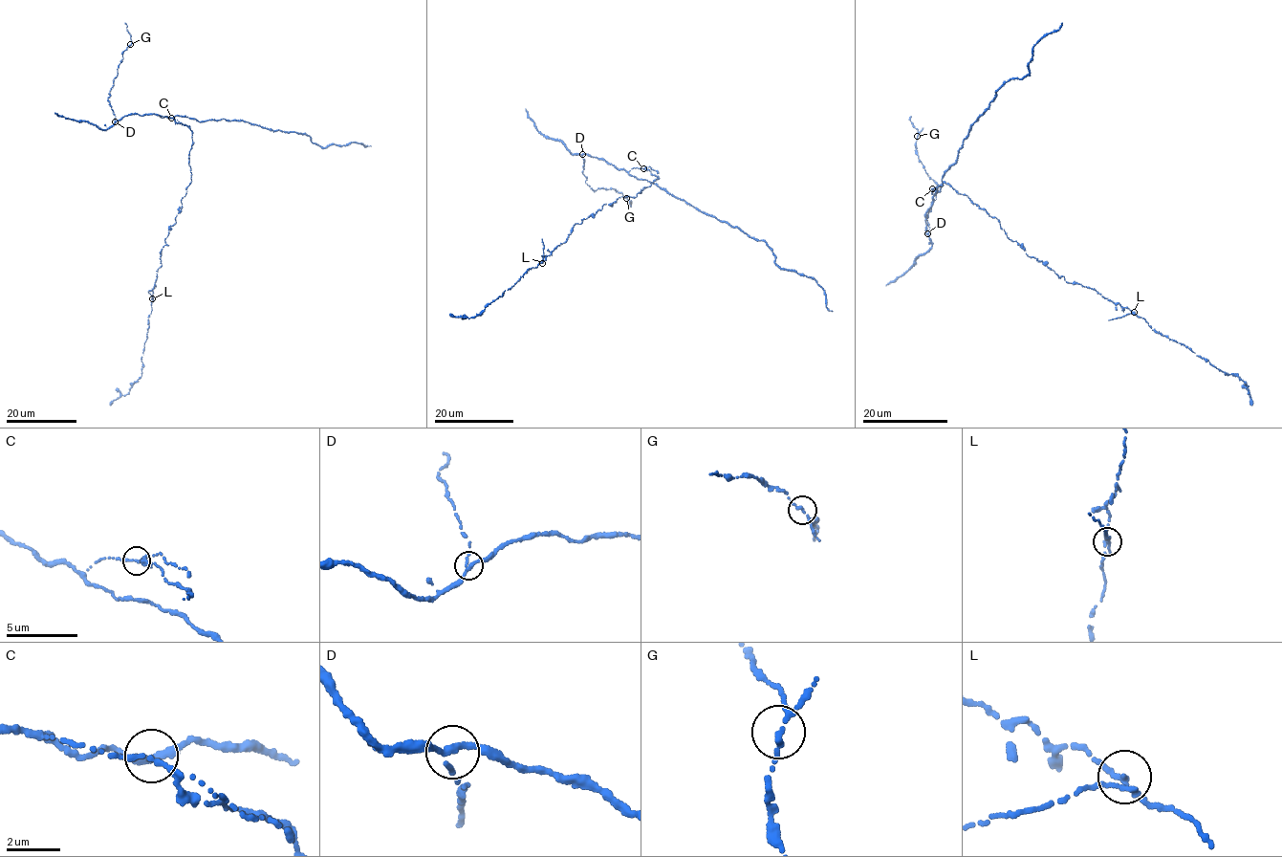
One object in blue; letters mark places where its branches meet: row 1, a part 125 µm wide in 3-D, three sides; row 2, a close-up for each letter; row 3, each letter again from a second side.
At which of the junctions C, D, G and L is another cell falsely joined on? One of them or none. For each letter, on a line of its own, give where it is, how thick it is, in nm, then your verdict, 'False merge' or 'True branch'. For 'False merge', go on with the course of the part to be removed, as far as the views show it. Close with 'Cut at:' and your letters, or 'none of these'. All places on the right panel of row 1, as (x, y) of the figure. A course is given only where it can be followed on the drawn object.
C: Place: (932, 188). Thickness 190 nm. True branch
D: Place: (927, 233). Thickness 200 nm. True branch
G: Place: (917, 136). Thickness 170 nm. True branch
L: Place: (1134, 312). Thickness 170 nm. True branch
Cut at: none of these

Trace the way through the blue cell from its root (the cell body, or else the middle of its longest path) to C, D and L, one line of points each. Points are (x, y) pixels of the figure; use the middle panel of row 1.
C: (646, 187), (658, 177), (643, 168)
D: (646, 187), (658, 177), (645, 168), (633, 167), (626, 171), (617, 169), (604, 160), (582, 154)
L: (646, 187), (637, 196), (619, 197), (603, 205), (602, 209), (575, 224), (567, 240), (542, 263)

